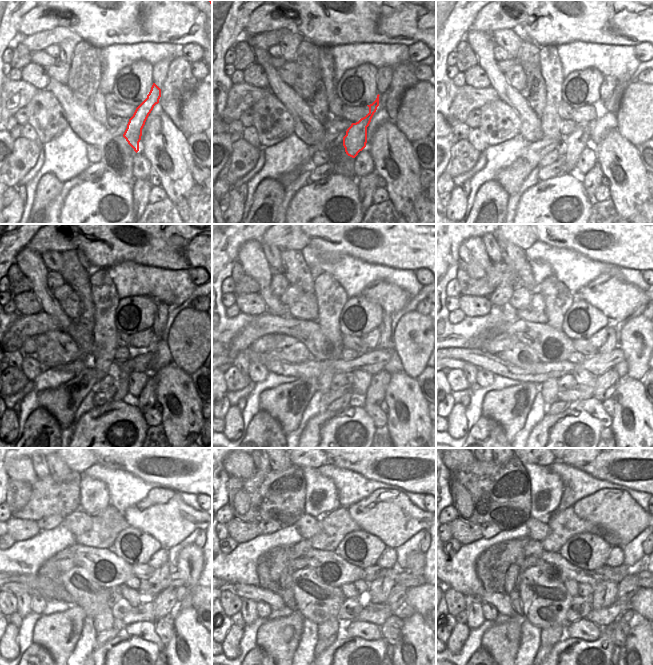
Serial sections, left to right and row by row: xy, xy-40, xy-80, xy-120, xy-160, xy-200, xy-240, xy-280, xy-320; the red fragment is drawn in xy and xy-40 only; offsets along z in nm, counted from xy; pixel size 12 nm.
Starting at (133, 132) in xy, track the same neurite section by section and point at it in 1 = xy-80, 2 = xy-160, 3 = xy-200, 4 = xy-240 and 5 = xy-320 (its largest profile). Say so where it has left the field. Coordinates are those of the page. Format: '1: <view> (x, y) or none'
1: xy-80 (579, 139)
2: xy-160 (340, 402)
3: xy-200 (557, 407)
4: xy-240 (107, 635)
5: xy-320 (543, 651)

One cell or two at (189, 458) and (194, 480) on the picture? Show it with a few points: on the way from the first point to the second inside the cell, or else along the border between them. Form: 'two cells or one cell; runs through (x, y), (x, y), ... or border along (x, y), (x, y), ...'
one cell; runs through (195, 463), (198, 469), (194, 474)

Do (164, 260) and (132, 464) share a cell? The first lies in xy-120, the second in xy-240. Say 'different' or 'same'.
same

